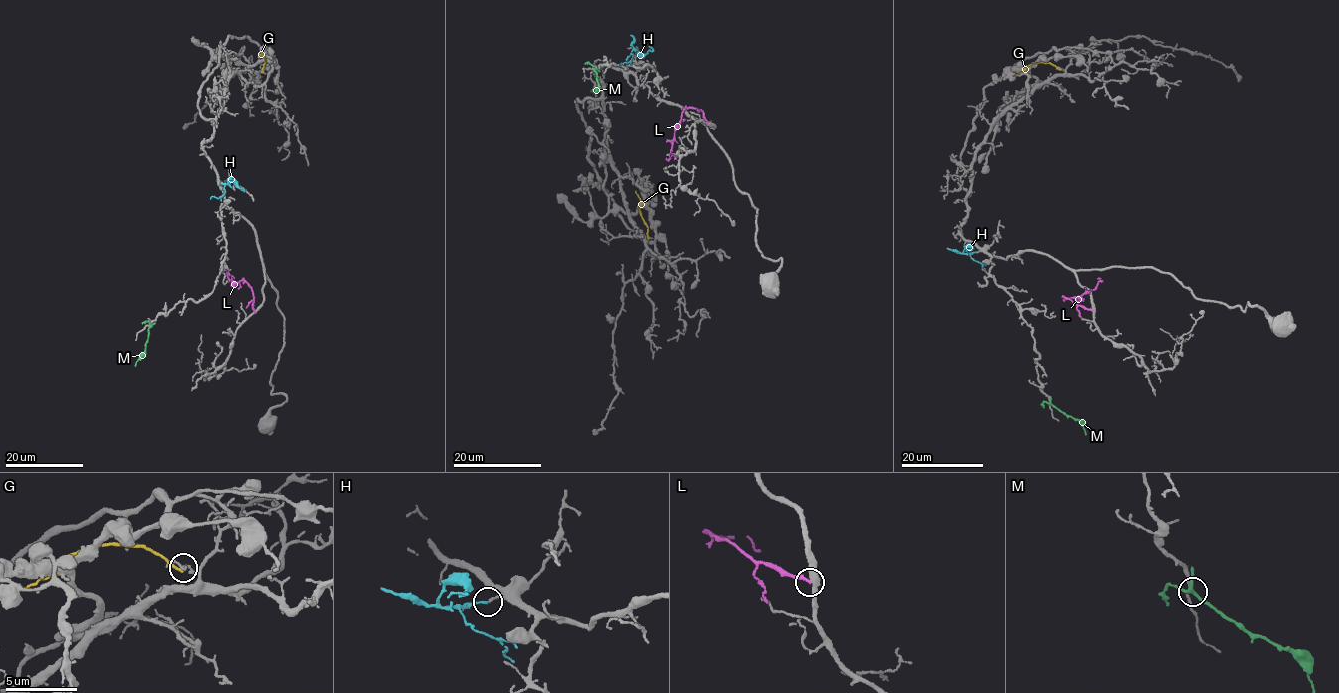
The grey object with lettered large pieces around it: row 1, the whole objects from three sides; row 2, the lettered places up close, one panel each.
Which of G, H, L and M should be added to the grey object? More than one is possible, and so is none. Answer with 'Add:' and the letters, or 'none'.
Add: H

